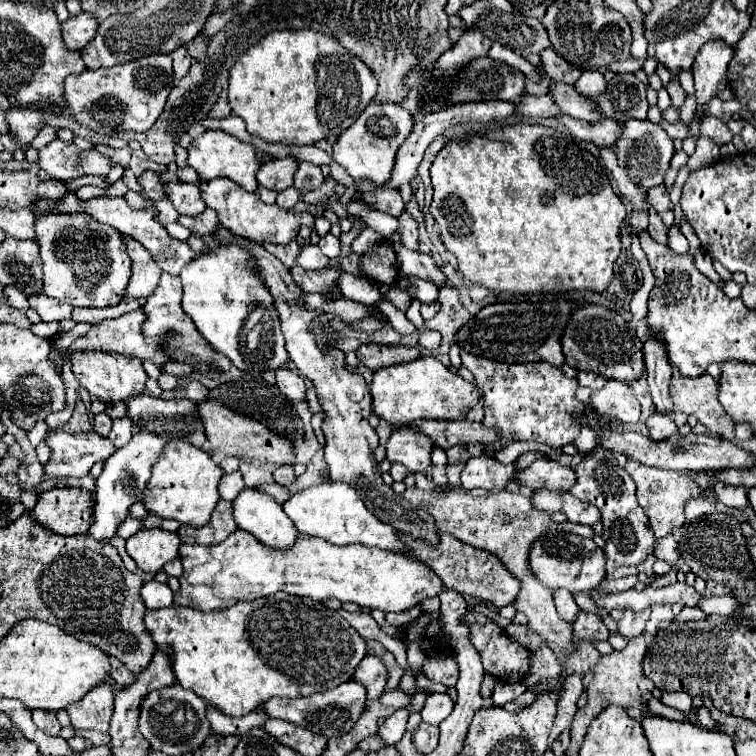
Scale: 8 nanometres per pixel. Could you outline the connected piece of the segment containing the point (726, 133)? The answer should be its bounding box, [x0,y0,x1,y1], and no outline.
[700,116,734,146]

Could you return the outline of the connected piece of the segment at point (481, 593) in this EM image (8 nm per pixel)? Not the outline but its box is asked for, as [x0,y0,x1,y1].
[398,532,522,608]

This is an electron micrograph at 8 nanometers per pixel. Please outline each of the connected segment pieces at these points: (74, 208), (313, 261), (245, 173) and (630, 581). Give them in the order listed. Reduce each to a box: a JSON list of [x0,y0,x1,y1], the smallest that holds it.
[[30,192,196,276],[298,244,330,270],[188,130,260,192],[600,576,638,592]]

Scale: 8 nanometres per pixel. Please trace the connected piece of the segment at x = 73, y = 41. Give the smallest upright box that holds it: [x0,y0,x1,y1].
[62,12,98,50]

